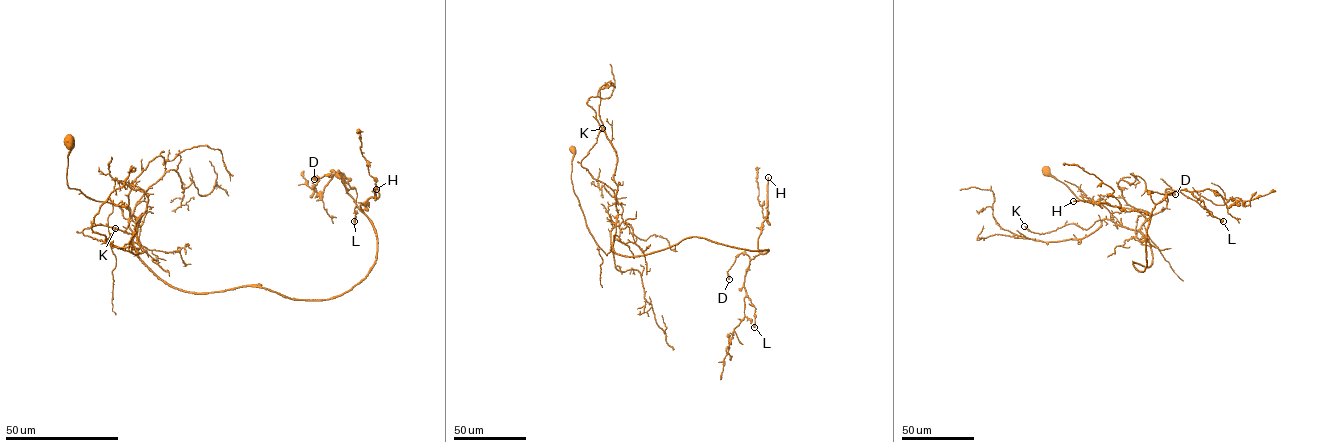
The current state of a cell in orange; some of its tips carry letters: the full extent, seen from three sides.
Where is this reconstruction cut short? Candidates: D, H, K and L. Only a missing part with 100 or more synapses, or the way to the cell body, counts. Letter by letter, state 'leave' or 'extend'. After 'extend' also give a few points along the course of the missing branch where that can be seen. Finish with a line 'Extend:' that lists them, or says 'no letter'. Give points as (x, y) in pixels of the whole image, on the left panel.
D: leave
H: extend | (376, 189), (366, 167), (353, 175), (344, 164), (343, 141), (365, 150)
K: leave
L: leave
Extend: H

